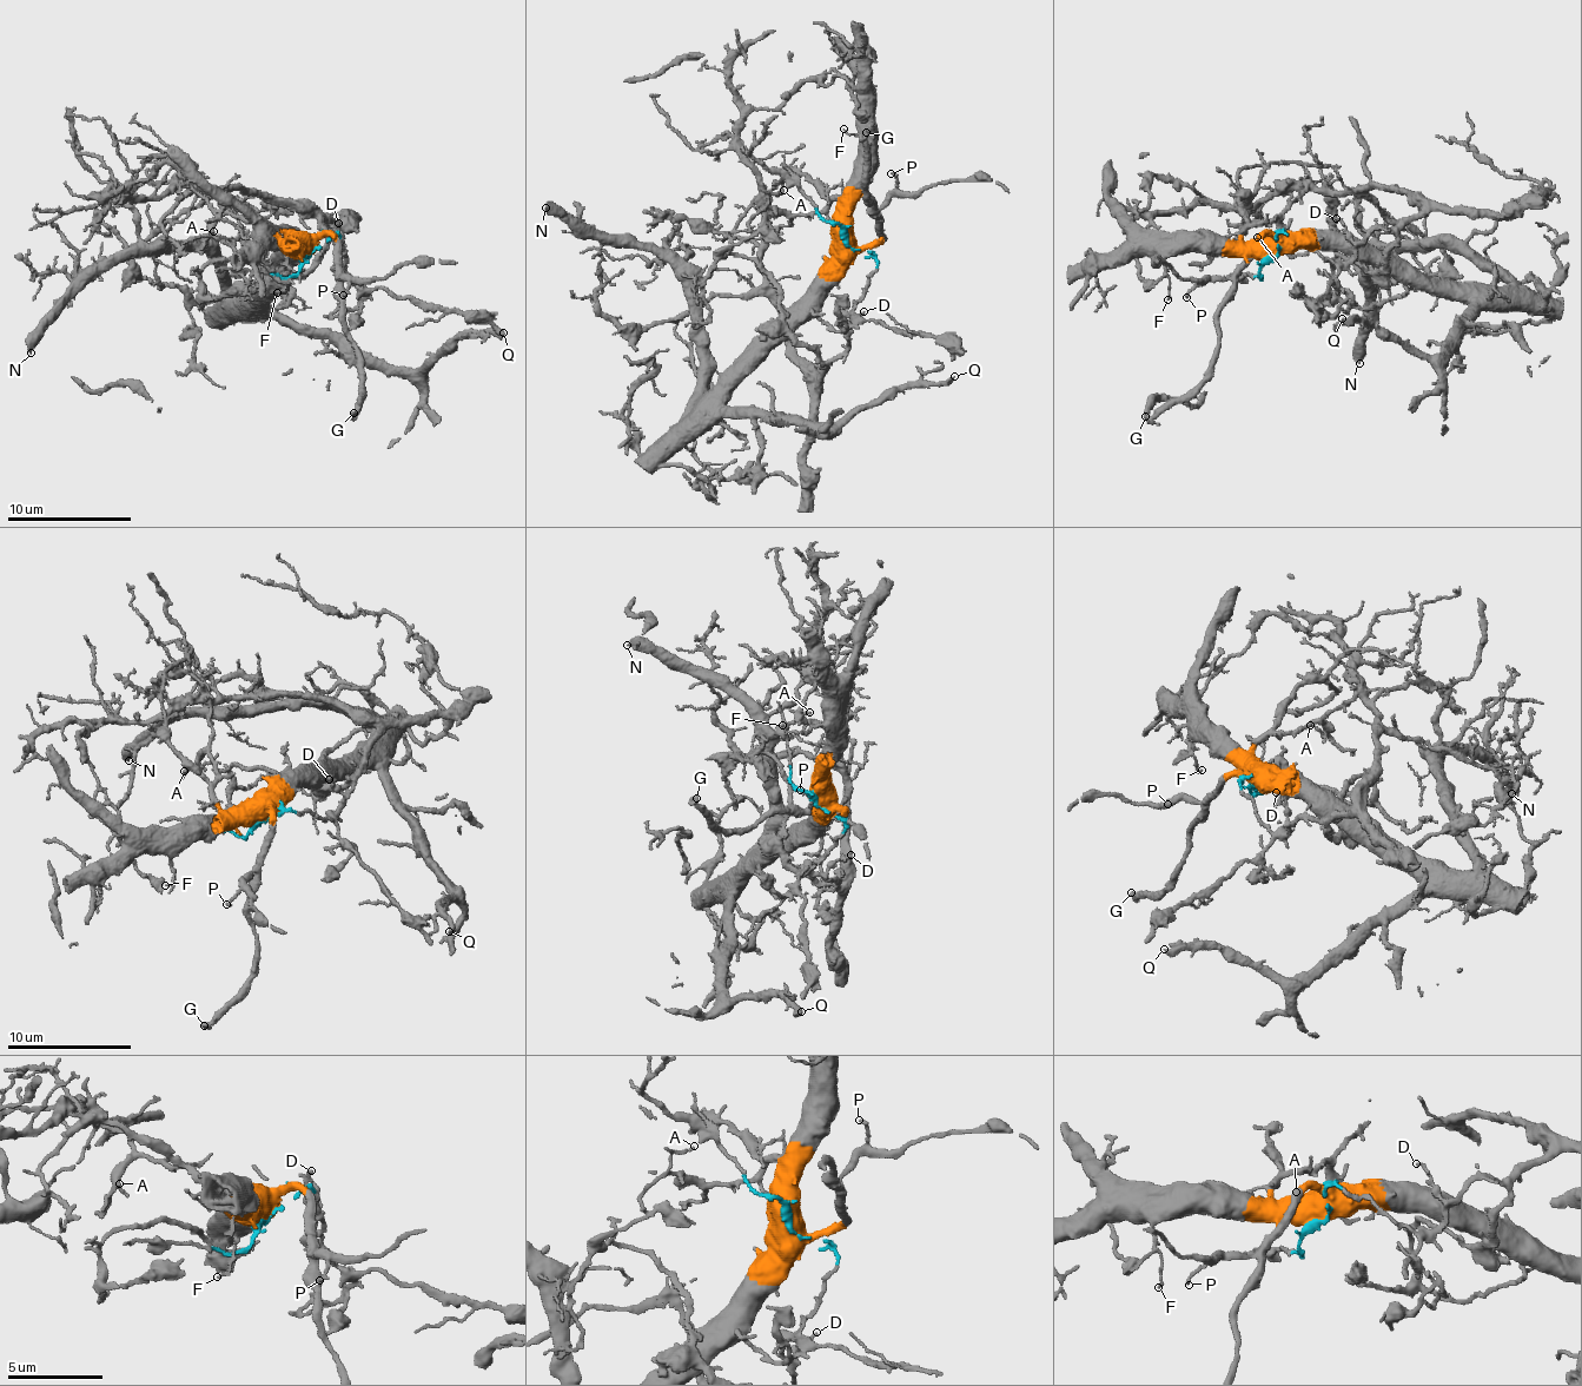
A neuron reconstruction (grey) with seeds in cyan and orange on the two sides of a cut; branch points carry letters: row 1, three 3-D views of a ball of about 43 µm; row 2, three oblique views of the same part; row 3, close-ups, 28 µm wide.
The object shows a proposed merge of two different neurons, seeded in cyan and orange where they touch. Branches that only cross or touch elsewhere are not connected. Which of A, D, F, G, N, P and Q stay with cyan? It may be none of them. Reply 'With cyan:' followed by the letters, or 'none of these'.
With cyan: D

